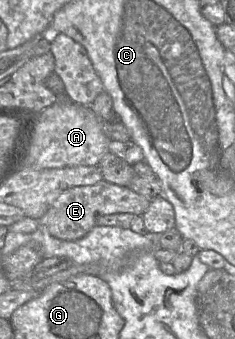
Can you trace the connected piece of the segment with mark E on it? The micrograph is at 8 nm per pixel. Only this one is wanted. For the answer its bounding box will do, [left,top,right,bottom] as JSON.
[39,179,151,241]

